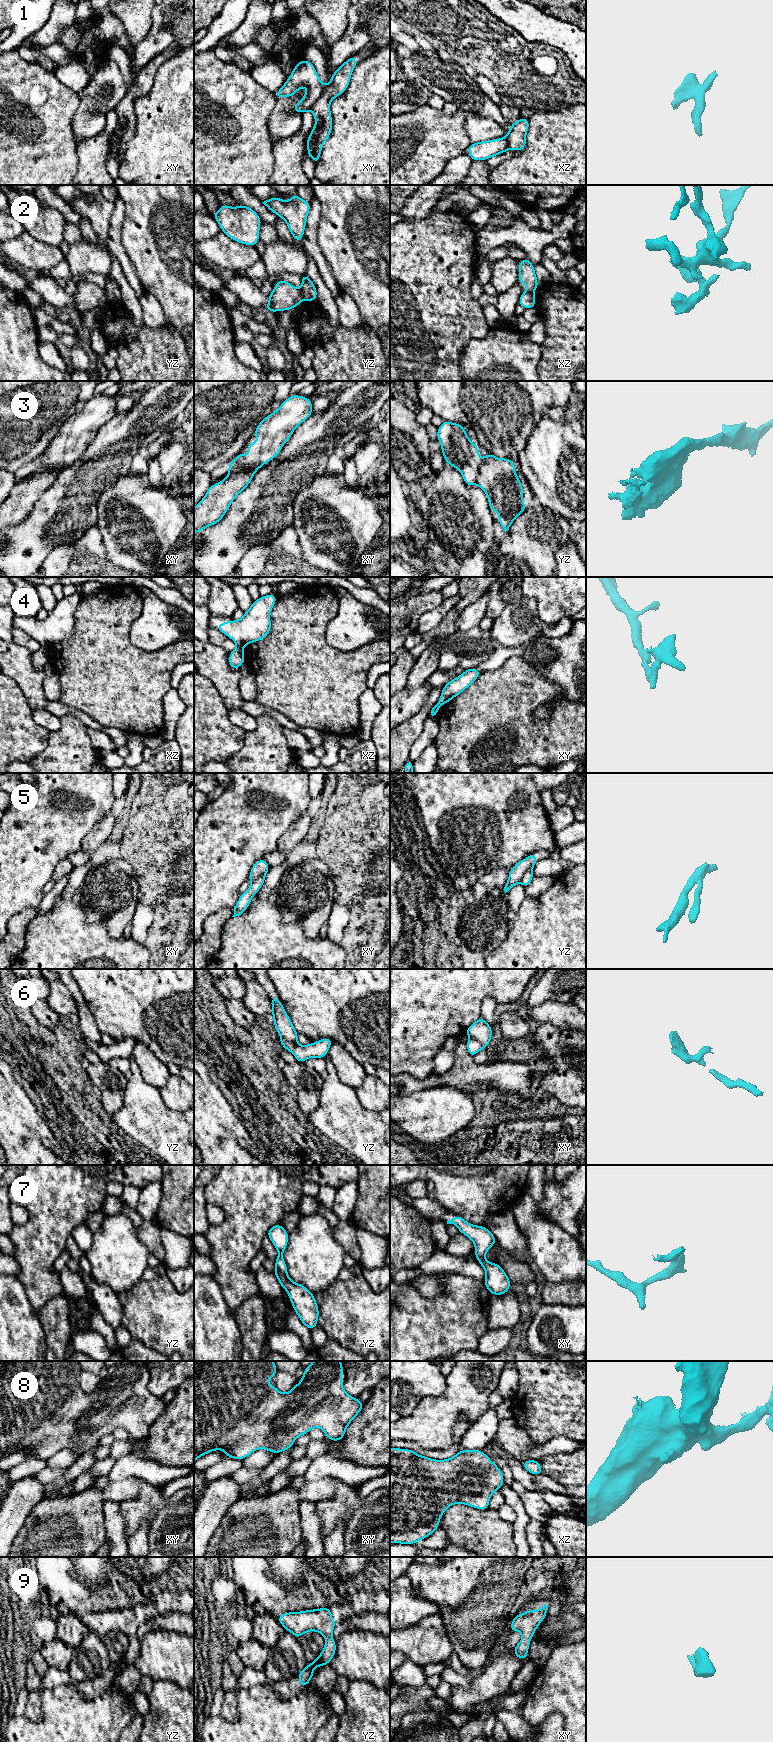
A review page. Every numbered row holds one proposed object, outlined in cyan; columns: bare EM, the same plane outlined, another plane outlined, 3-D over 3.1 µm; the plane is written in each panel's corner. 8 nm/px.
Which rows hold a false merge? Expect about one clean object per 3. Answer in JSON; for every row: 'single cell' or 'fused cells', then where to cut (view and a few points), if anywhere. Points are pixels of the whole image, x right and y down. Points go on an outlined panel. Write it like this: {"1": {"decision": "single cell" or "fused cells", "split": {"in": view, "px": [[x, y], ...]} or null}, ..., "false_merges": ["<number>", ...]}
{"1": {"decision": "fused cells", "split": {"in": "xy", "px": [[324, 87], [320, 97], [309, 109]]}}, "2": {"decision": "fused cells", "split": {"in": "yz", "px": [[299, 289], [303, 299]]}}, "3": {"decision": "fused cells", "split": {"in": "xy", "px": [[262, 464], [246, 464], [242, 467], [233, 467], [229, 473]]}}, "4": {"decision": "fused cells", "split": {"in": "xz", "px": [[237, 646], [242, 649]]}}, "5": {"decision": "fused cells", "split": {"in": "yz", "px": [[532, 866], [519, 881]]}}, "6": {"decision": "fused cells", "split": {"in": "yz", "px": [[280, 1035], [298, 1044]]}}, "7": {"decision": "single cell", "split": null}, "8": {"decision": "single cell", "split": null}, "9": {"decision": "single cell", "split": null}, "false_merges": ["1", "2", "3", "4", "5", "6"]}

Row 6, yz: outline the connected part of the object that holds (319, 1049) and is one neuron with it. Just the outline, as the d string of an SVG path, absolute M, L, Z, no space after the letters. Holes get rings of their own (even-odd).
M280 1036L280 1043L285 1050L290 1051L299 1063L303 1063L308 1058L324 1058L333 1043L331 1038L322 1038L305 1046L293 1044Z

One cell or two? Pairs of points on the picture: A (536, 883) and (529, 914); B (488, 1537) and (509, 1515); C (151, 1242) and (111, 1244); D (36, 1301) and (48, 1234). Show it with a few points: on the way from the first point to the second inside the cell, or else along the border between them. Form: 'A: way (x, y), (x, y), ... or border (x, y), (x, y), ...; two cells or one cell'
A: border (552, 883), (537, 898), (526, 896); two cells
B: border (496, 1509), (501, 1518), (512, 1524); two cells
C: border (136, 1228), (138, 1238), (150, 1253); two cells
D: way (37, 1284), (37, 1251); one cell

